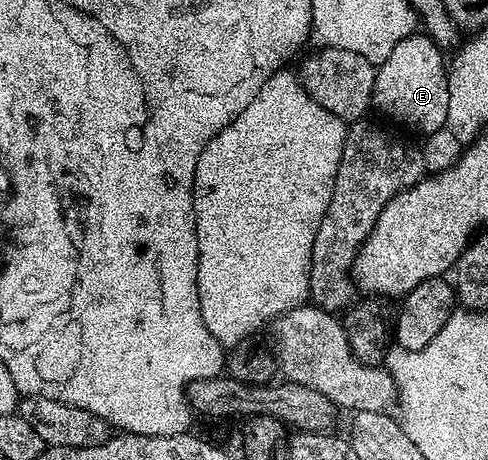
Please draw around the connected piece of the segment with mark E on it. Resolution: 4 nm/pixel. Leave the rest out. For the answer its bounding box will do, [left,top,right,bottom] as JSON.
[373,34,449,134]

